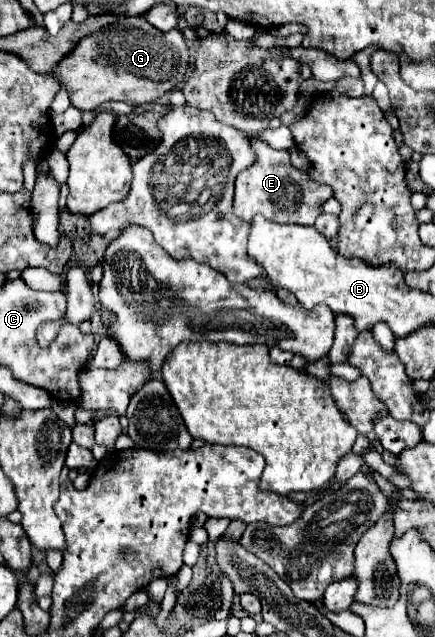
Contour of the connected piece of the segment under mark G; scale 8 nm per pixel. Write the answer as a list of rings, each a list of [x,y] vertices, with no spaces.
[[[134,16],[120,18],[120,22],[82,38],[76,50],[58,64],[54,76],[66,86],[72,106],[96,110],[110,100],[122,100],[132,106],[156,102],[184,82],[188,64],[190,52],[180,30],[160,32],[142,16]]]

